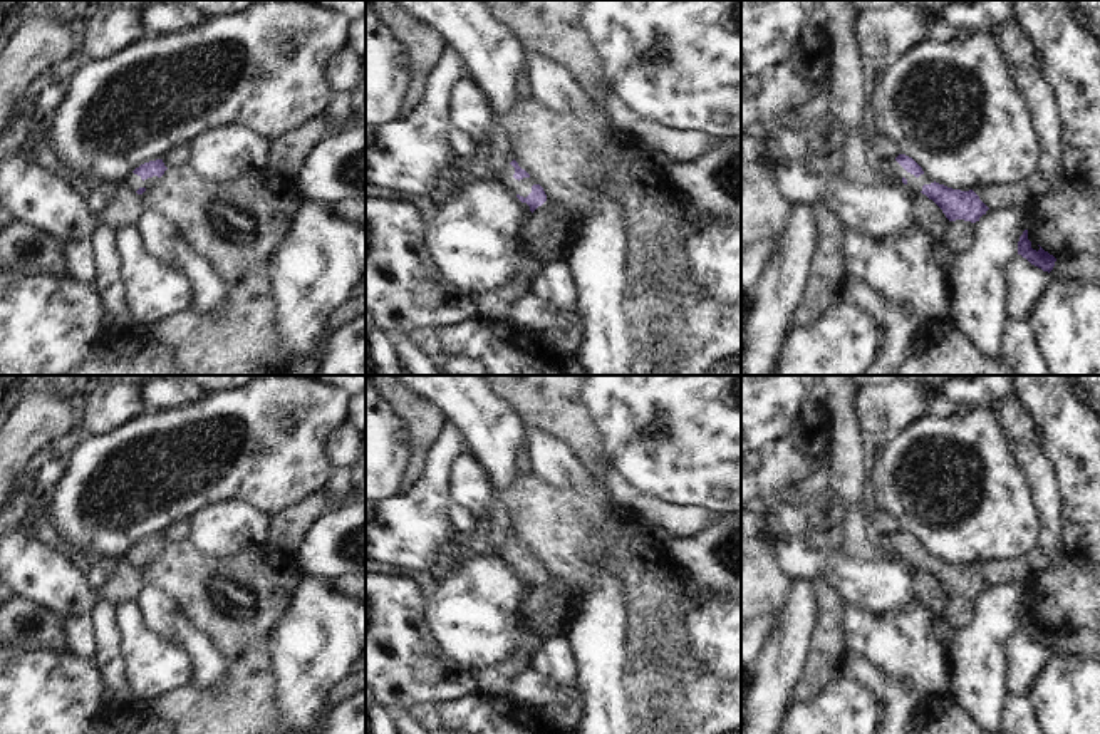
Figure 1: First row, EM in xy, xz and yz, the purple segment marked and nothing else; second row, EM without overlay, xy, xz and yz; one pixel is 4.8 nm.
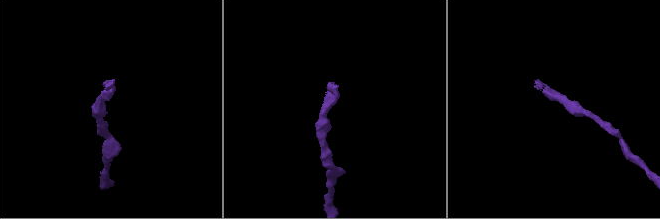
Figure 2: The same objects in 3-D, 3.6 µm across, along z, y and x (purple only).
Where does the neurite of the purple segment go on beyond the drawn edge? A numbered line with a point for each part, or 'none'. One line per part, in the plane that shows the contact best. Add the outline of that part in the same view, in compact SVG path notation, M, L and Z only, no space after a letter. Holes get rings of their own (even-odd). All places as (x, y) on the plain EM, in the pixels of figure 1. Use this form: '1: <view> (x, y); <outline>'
1: xz (503, 550); M506 540L505 543L500 545L491 545L490 548L505 561L508 563L513 570L520 570L527 573L532 568L532 561L537 560L535 555L532 553L523 553L523 555L515 555L515 543L511 540Z

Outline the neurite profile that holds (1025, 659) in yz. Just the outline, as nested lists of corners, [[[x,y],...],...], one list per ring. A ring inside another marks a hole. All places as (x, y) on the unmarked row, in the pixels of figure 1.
[[[1018,630],[1004,642],[1004,655],[1006,692],[1028,697],[1033,682],[1053,652]]]

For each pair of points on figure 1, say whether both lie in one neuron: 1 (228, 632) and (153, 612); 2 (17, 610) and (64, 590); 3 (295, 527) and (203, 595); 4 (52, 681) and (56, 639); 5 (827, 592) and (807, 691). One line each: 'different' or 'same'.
1: different
2: different
3: different
4: different
5: same

